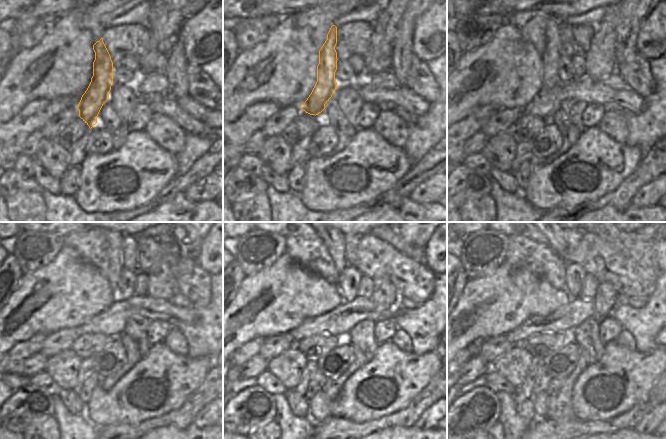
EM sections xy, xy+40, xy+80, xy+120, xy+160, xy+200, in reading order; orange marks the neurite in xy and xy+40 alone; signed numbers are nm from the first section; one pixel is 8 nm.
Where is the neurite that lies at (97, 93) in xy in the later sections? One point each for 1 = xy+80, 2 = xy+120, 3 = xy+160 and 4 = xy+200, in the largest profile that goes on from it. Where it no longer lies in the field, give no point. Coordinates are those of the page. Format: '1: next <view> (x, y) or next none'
1: next xy+80 (551, 58)
2: next xy+120 (113, 250)
3: next xy+160 (335, 242)
4: next xy+200 (557, 242)

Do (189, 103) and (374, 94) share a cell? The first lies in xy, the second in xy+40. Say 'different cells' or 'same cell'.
same cell

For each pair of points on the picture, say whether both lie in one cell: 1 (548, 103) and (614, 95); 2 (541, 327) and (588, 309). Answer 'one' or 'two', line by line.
1: one
2: one

